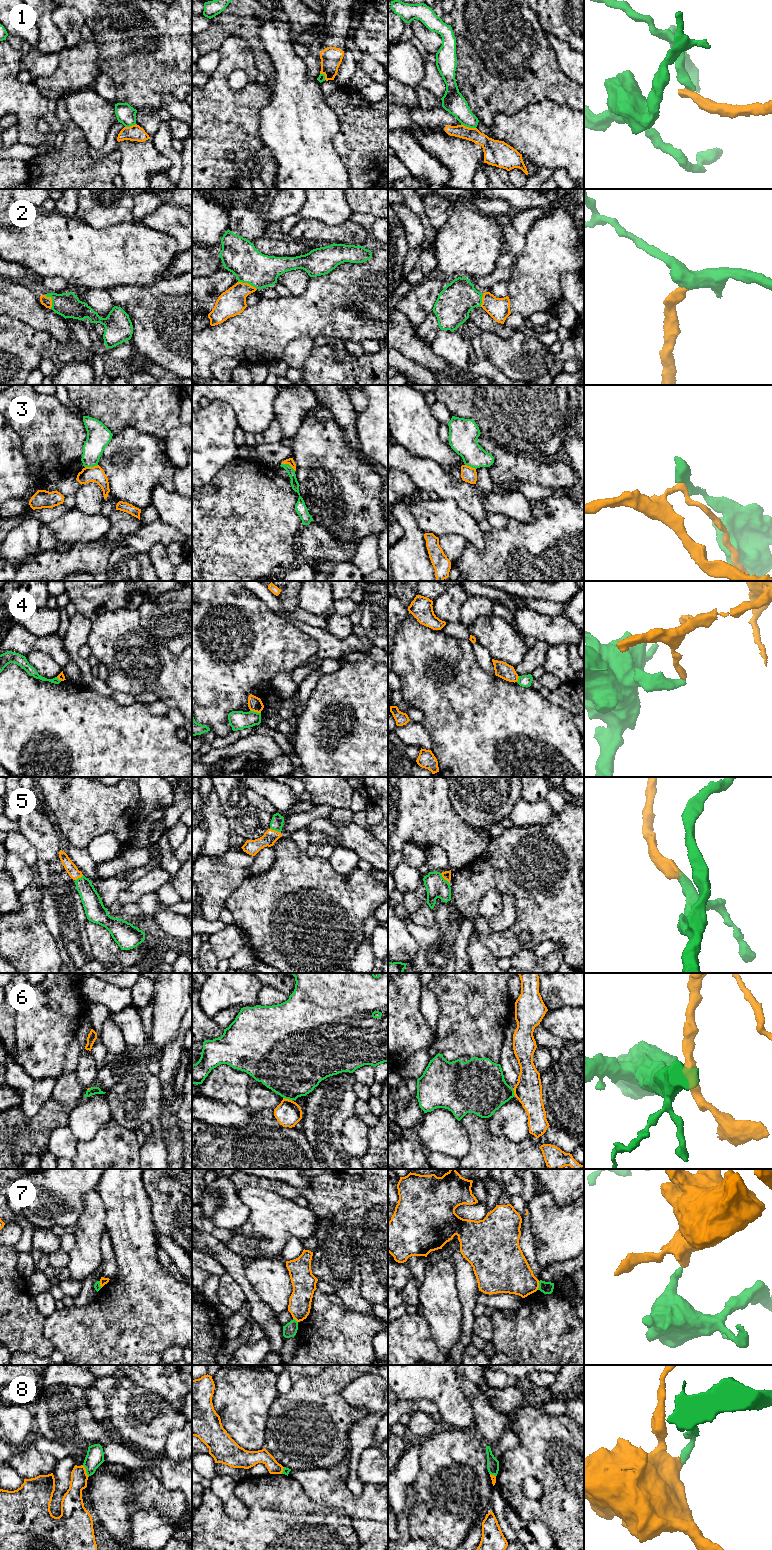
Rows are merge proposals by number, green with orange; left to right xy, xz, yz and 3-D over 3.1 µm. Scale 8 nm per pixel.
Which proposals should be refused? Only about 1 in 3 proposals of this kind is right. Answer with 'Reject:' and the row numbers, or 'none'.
Reject: 1, 3, 4, 6, 7, 8

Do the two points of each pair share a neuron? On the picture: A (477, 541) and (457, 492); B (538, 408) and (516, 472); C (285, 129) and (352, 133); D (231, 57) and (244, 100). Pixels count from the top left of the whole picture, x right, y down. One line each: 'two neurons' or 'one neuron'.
A: two neurons
B: two neurons
C: two neurons
D: one neuron

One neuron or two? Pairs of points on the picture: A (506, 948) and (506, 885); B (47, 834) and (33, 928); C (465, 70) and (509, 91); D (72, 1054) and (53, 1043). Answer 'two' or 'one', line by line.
A: one
B: two
C: one
D: two

